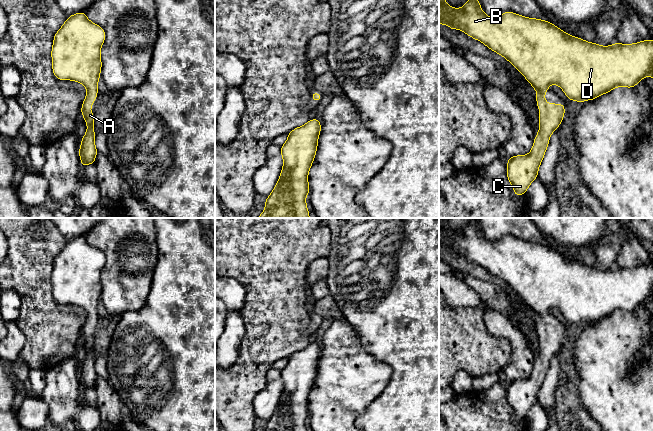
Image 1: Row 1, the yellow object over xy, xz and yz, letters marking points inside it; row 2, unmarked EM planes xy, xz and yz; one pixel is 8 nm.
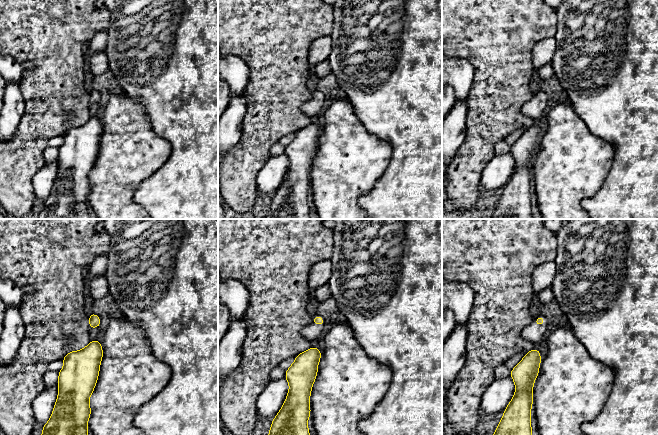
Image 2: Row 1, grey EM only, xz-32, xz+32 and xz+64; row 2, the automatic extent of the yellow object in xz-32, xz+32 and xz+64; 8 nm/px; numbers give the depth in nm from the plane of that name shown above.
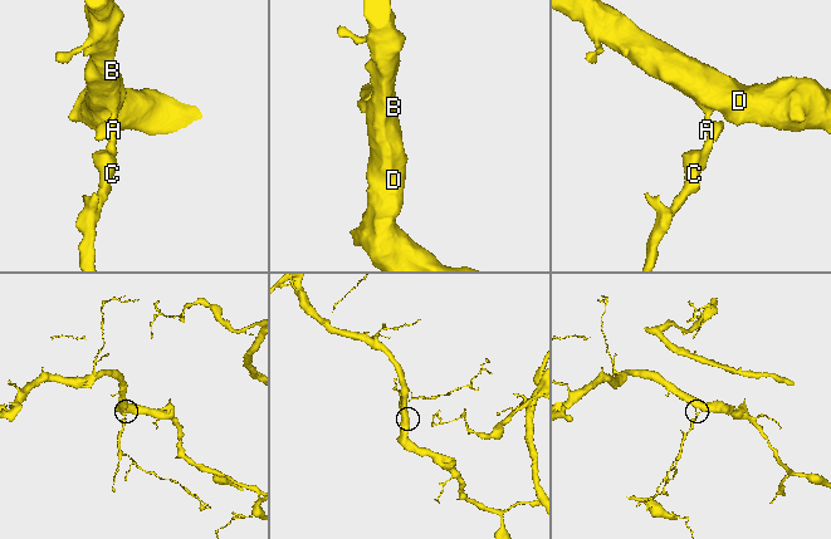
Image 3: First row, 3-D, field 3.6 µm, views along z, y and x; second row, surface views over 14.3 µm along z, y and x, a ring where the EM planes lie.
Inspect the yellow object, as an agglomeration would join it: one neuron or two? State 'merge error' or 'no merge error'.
no merge error

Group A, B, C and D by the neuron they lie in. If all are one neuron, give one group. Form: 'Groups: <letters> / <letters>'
Groups: A B C D

